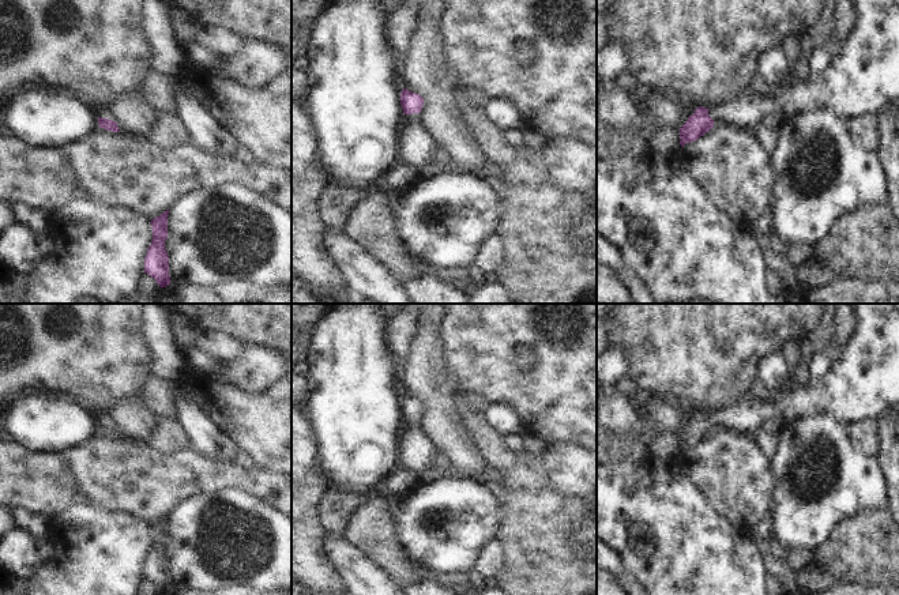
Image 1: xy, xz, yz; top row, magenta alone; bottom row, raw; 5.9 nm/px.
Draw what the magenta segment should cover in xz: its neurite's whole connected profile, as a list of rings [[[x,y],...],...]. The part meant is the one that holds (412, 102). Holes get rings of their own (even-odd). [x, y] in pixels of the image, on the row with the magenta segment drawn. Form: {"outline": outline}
{"outline": [[[403,89],[400,105],[405,116],[398,129],[398,162],[420,170],[429,165],[432,151],[436,147],[429,133],[422,128],[420,112],[422,110],[424,98]]]}

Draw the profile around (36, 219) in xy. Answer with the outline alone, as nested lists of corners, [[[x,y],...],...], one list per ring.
[[[10,204],[15,221],[29,226],[33,231],[44,231],[49,219],[49,212],[45,210],[37,210],[29,204]]]

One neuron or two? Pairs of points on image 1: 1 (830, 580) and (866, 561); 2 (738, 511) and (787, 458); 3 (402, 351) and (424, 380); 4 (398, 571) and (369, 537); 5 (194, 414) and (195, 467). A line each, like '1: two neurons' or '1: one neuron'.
1: two neurons
2: two neurons
3: two neurons
4: one neuron
5: two neurons

